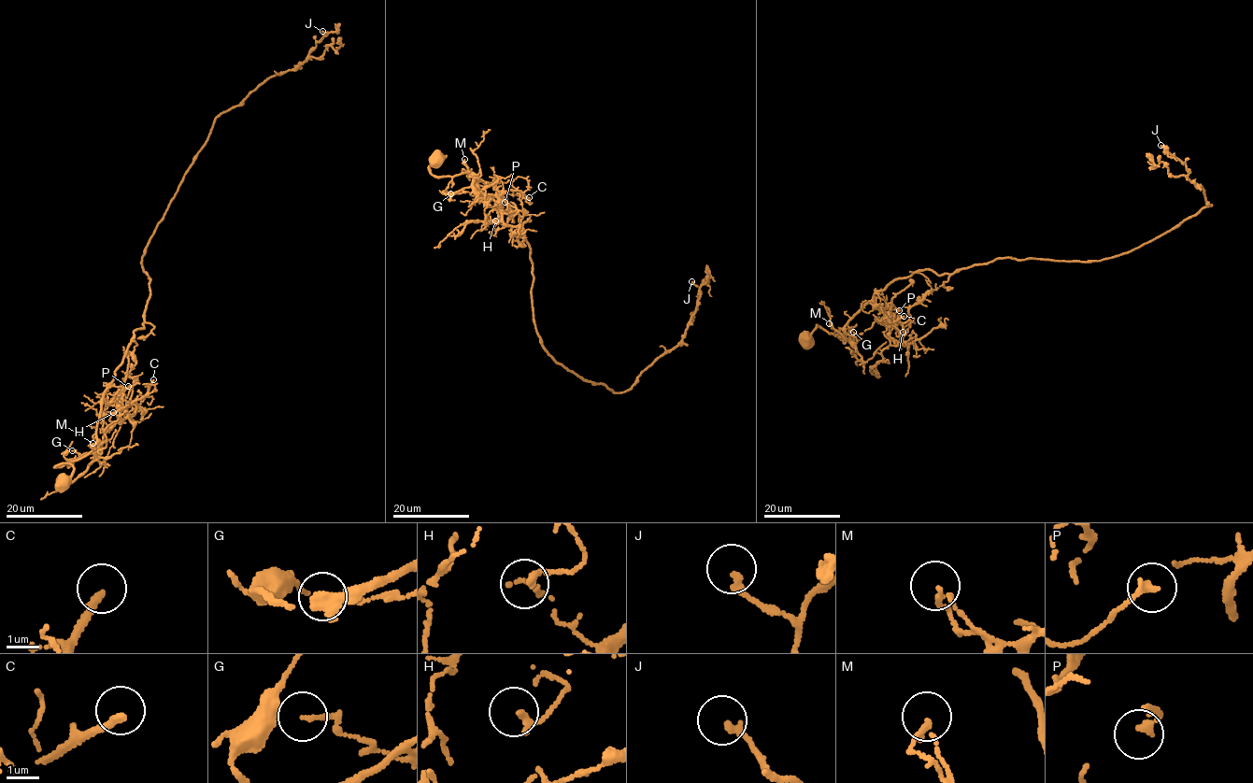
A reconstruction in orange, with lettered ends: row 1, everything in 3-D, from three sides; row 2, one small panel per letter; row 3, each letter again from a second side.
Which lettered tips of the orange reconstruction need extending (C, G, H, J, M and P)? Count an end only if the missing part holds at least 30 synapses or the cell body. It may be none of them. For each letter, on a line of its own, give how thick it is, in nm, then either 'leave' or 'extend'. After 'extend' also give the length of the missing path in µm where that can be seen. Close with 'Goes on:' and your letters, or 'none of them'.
C: calibre 240 nm; extend; missing 25 µm
G: calibre 140 nm; leave
H: calibre 160 nm; leave
J: calibre 190 nm; leave
M: calibre 160 nm; leave
P: calibre 200 nm; leave
Goes on: C

